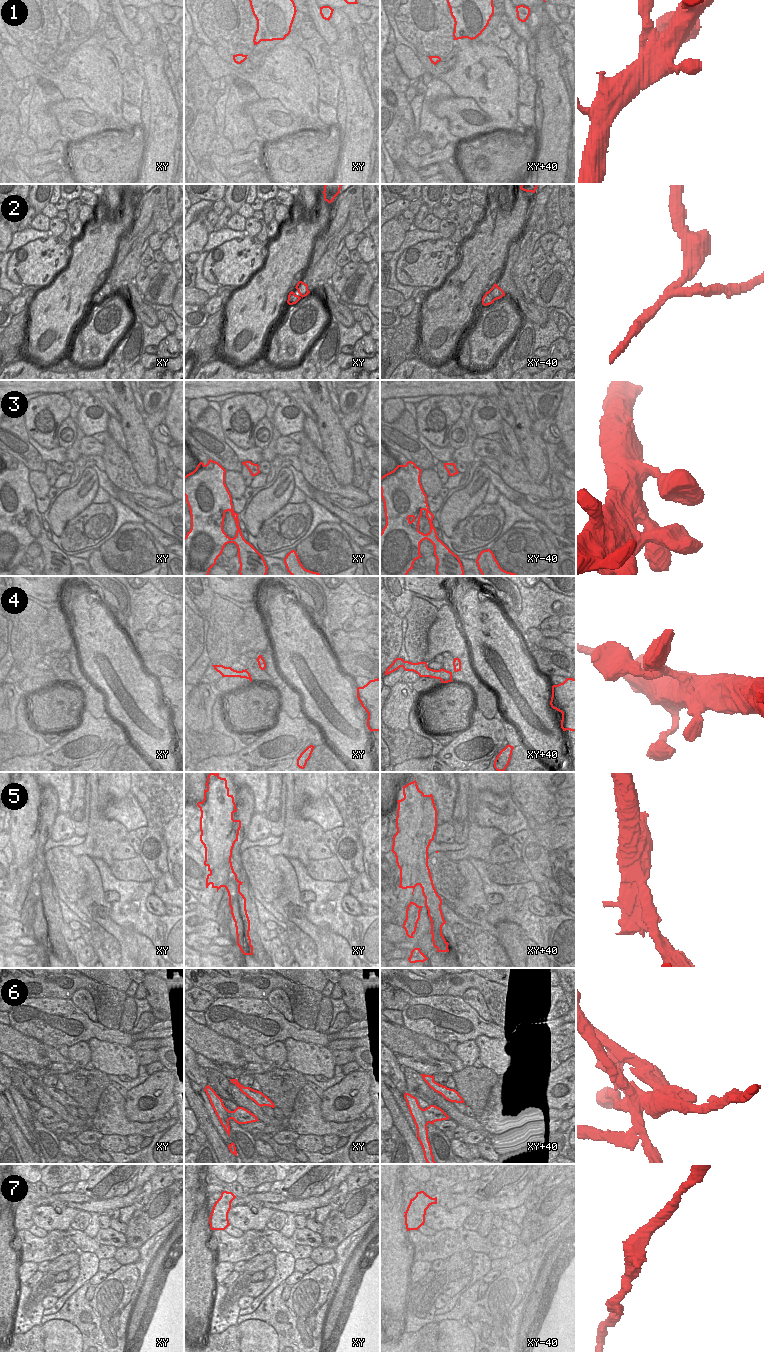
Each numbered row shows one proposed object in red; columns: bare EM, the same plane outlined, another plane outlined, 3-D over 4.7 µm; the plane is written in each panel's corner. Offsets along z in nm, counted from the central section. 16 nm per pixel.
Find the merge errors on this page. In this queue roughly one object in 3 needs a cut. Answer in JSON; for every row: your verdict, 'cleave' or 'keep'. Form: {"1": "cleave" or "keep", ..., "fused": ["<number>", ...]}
{"1": "keep", "2": "cleave", "3": "keep", "4": "keep", "5": "cleave", "6": "cleave", "7": "keep", "fused": ["2", "5", "6"]}

